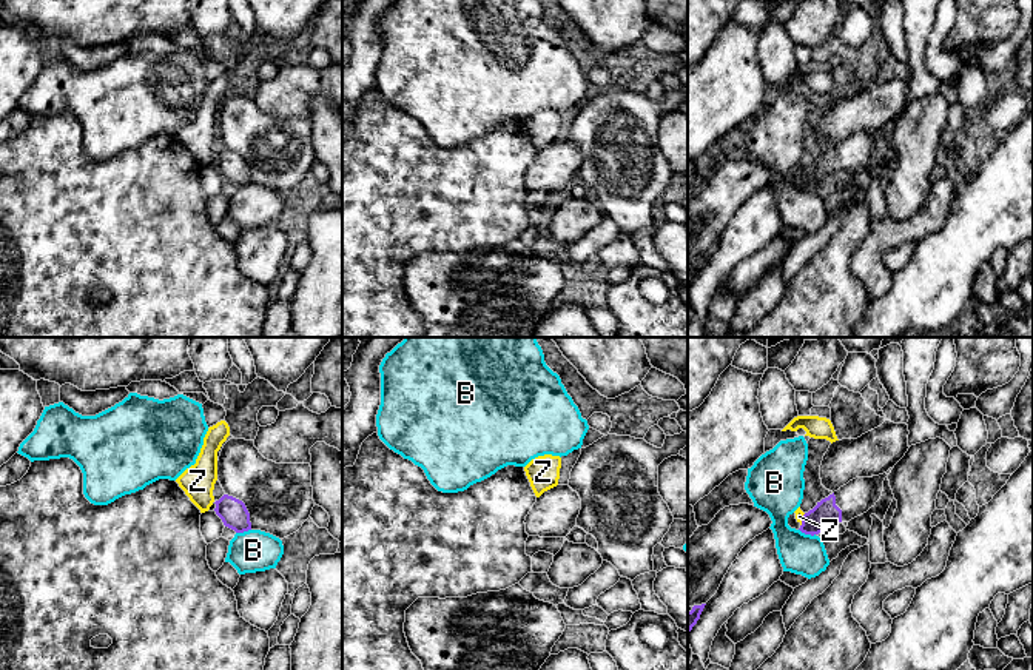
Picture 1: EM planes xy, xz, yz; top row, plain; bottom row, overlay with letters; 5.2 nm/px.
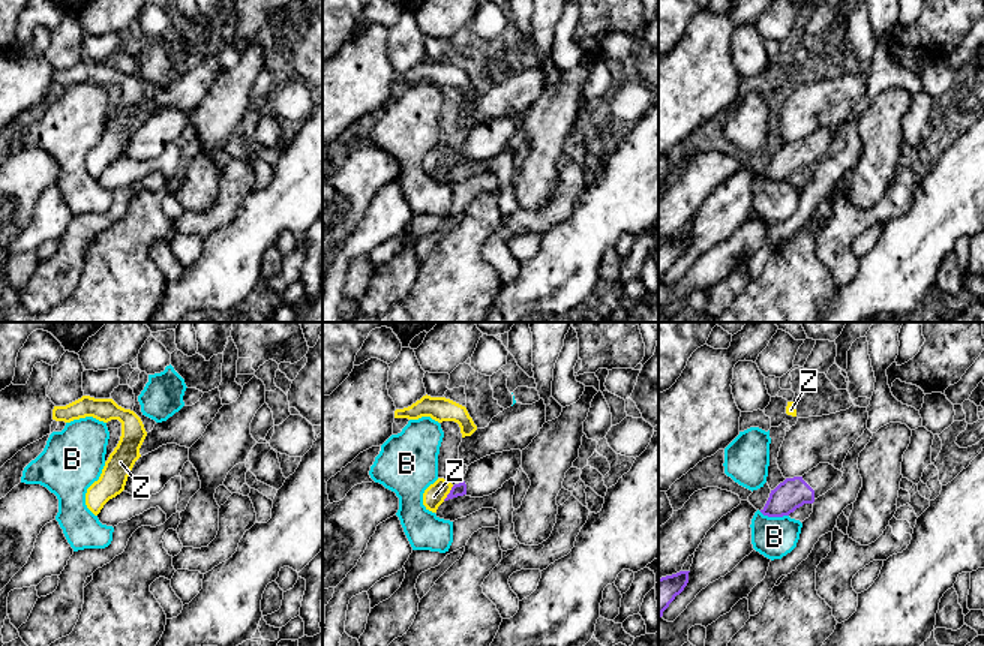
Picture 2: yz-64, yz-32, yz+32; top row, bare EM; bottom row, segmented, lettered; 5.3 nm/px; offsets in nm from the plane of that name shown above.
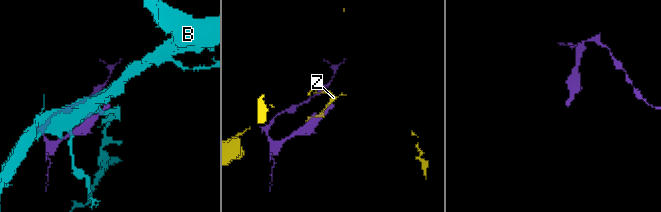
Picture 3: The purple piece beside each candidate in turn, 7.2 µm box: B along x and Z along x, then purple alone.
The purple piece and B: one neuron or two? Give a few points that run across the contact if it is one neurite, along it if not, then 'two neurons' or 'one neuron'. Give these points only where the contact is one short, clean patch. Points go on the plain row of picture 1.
yz (799, 184), (814, 190) | two neurons

